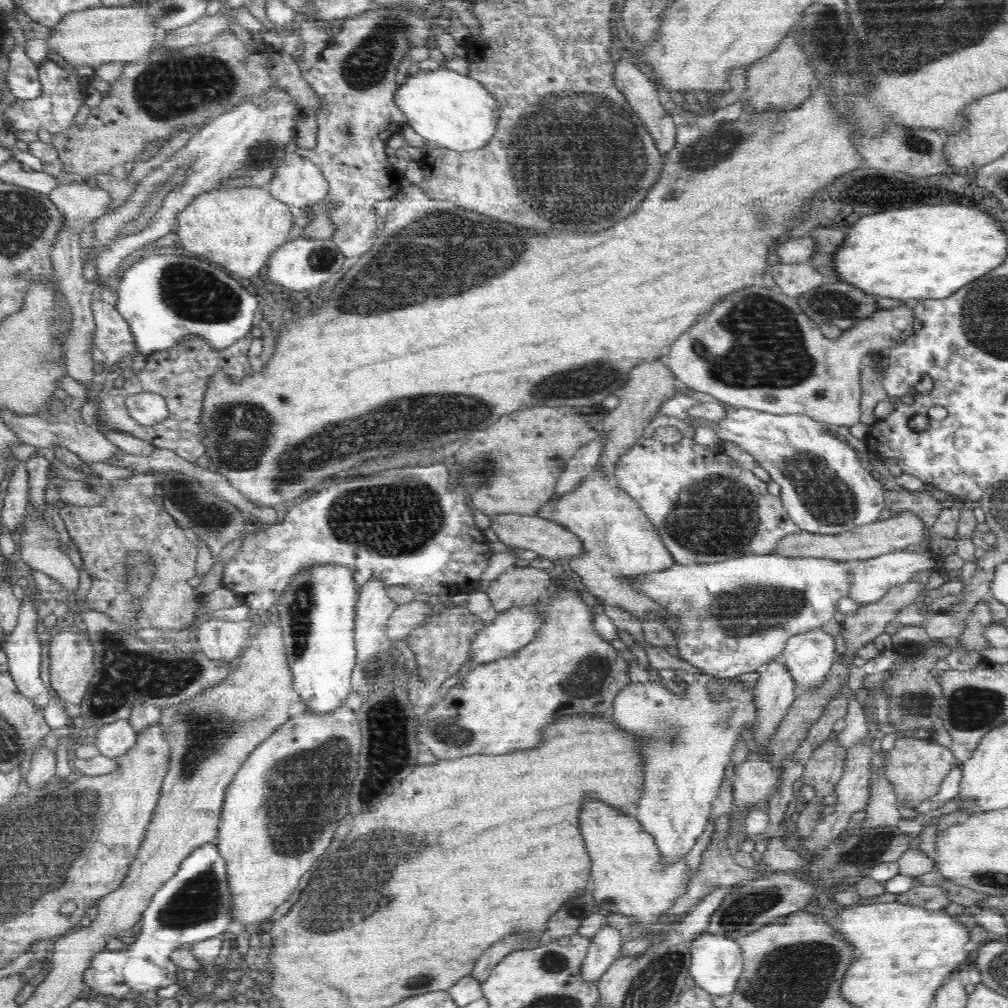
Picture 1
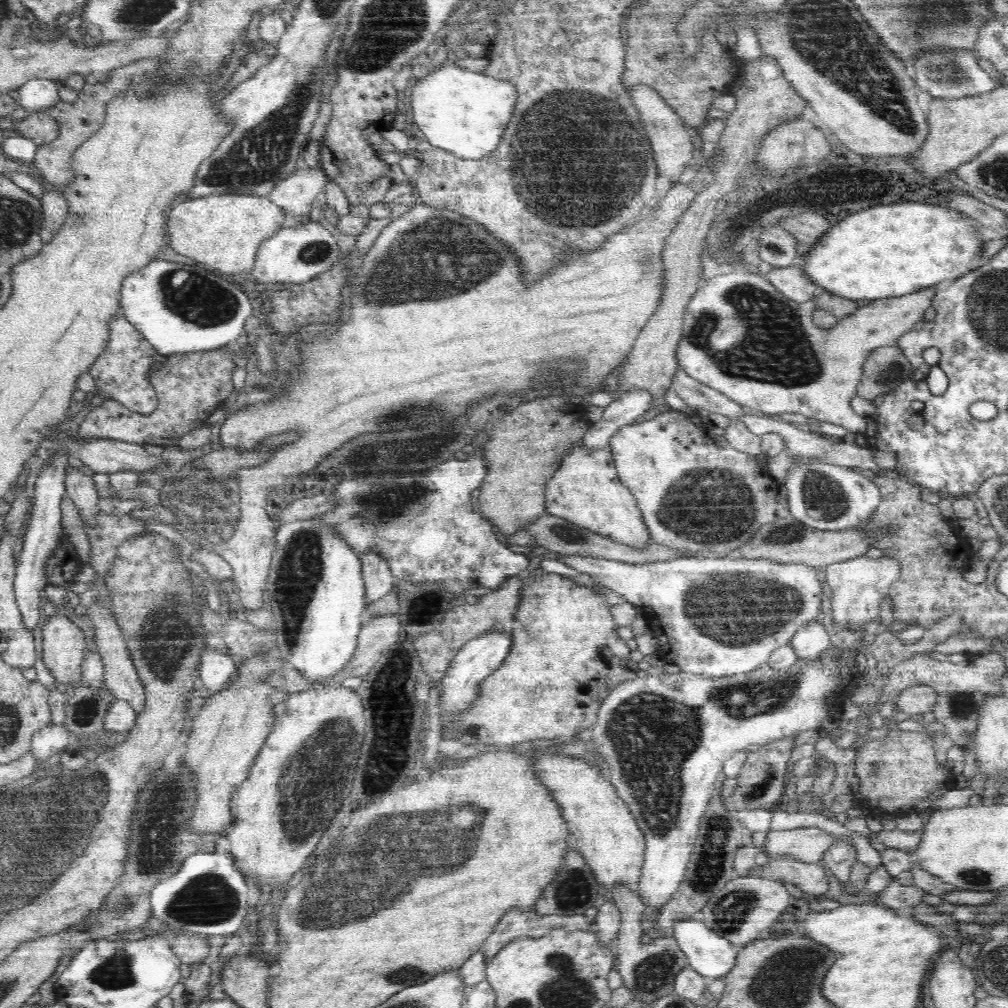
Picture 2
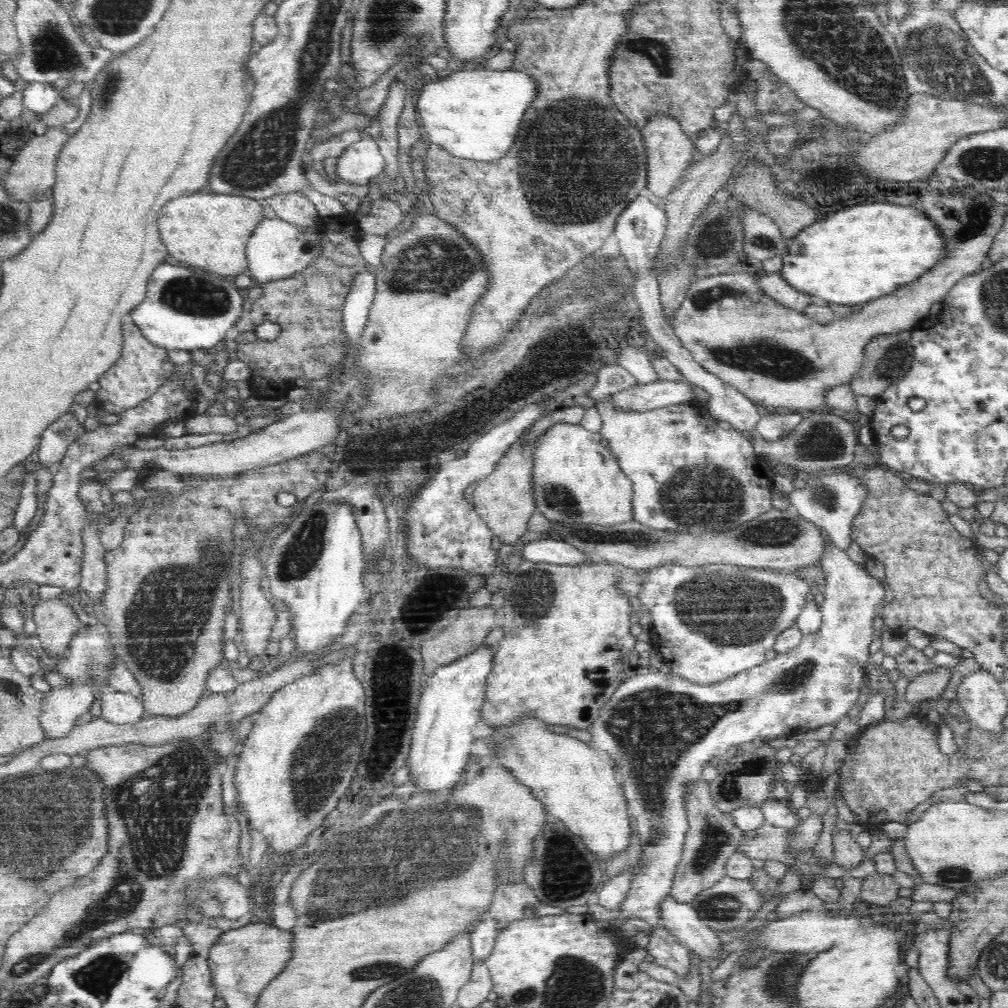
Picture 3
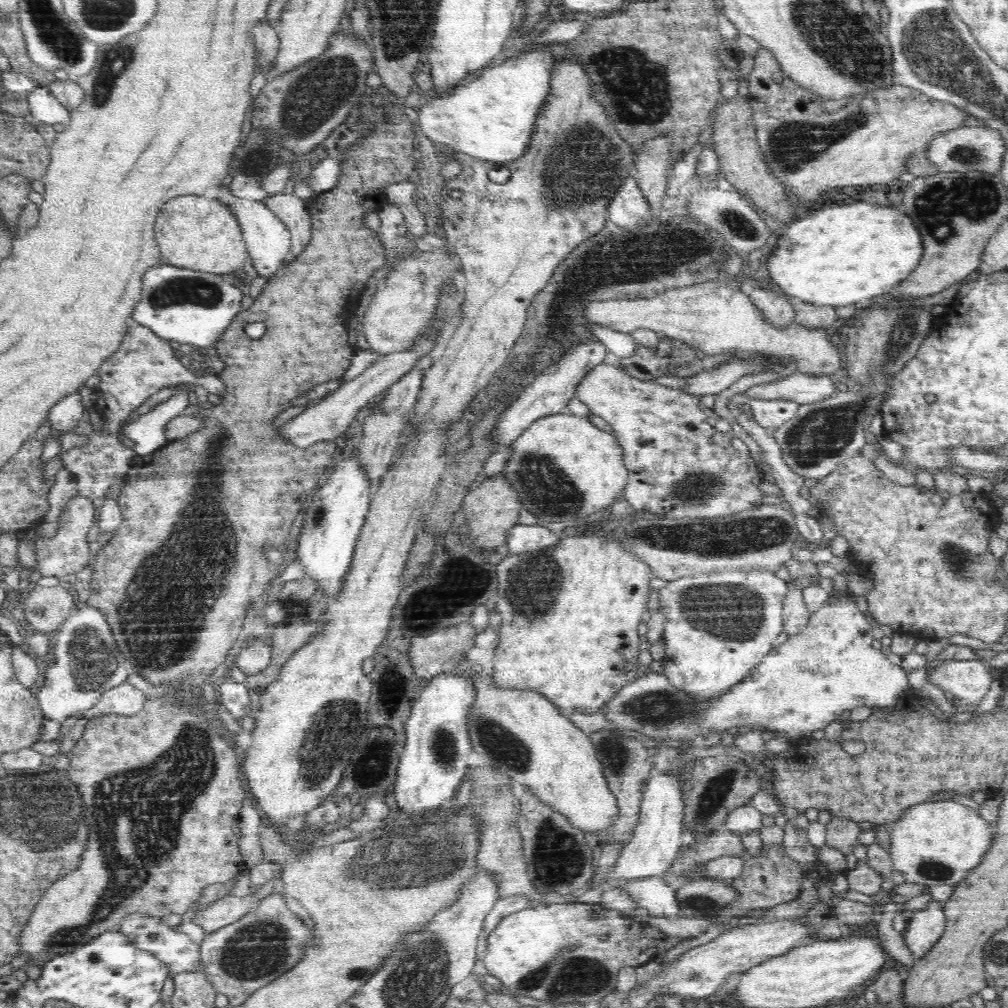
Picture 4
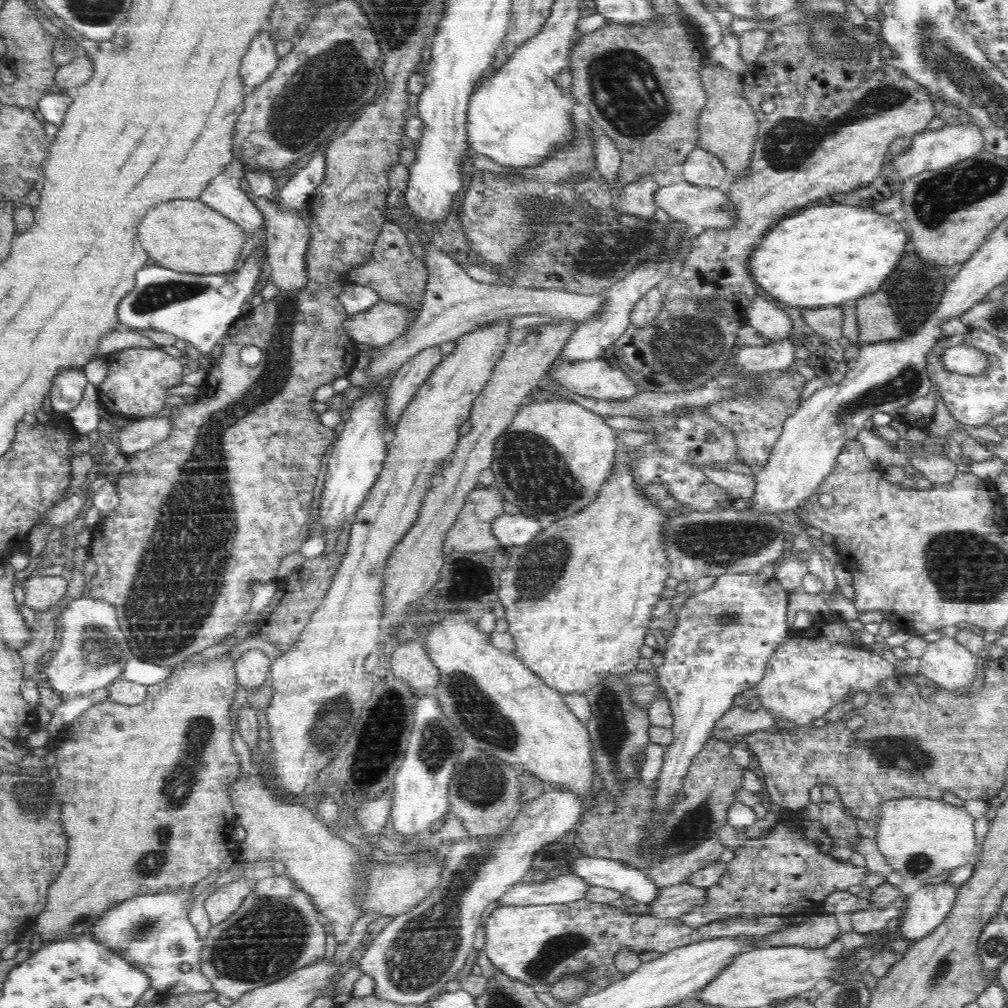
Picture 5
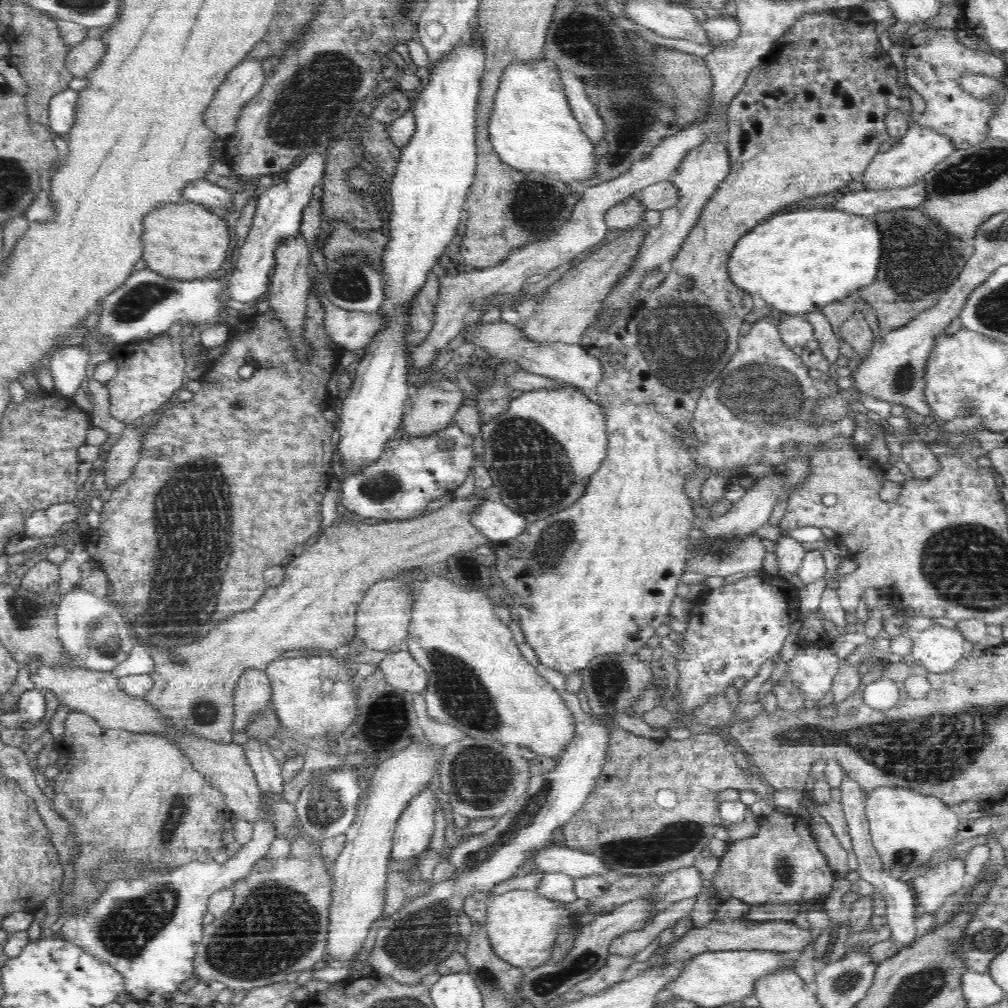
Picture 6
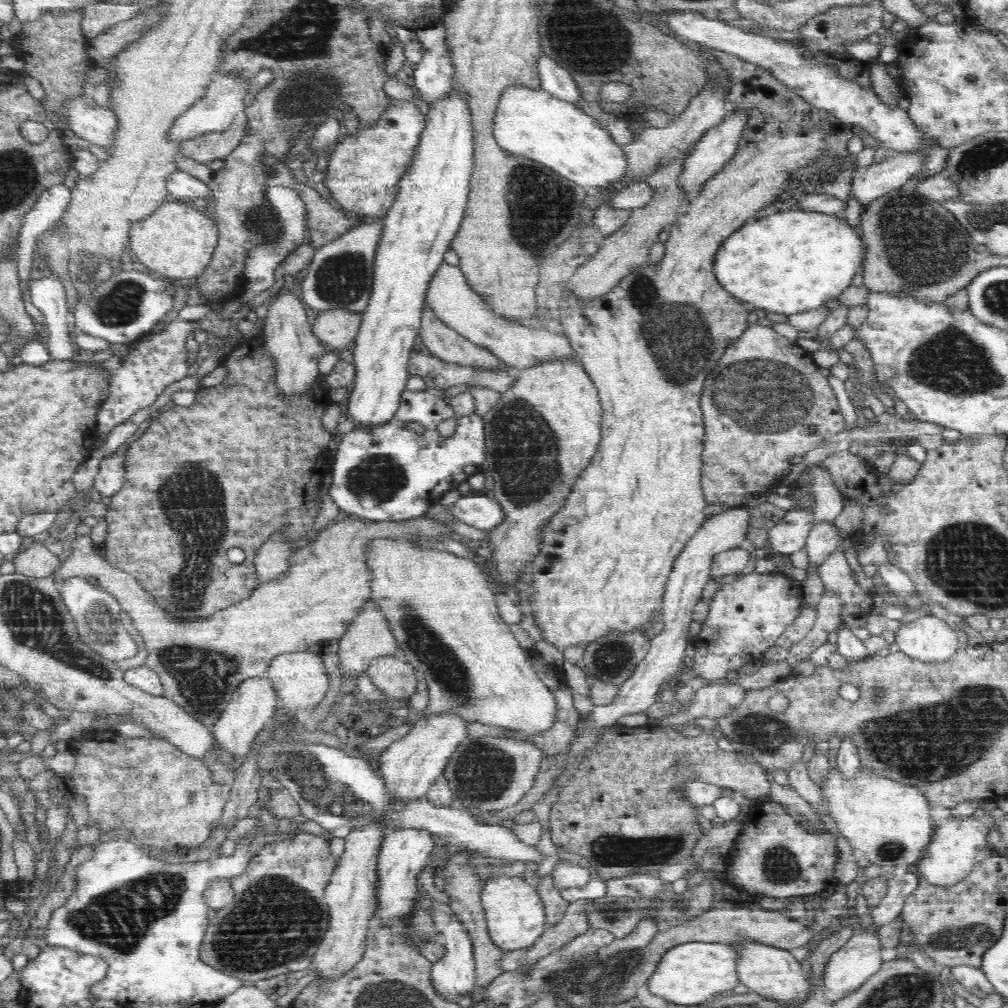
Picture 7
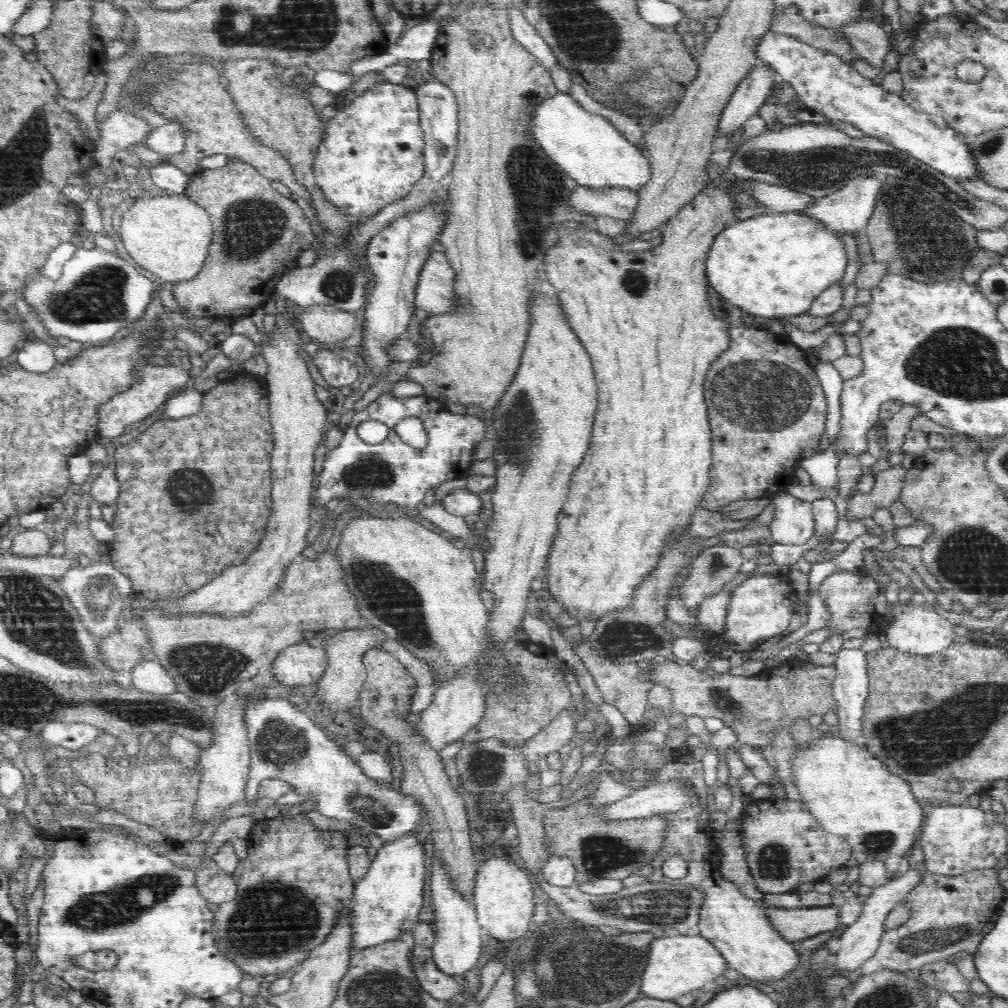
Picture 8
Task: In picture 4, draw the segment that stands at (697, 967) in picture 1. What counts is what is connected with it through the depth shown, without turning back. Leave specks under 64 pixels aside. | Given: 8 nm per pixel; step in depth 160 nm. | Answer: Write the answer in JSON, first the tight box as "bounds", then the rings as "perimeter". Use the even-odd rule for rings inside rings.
{"bounds":[622,873,681,917],"perimeter":[[[664,873],[638,879],[622,890],[626,890],[640,907],[646,908],[649,914],[654,916],[681,917],[676,892],[670,888]]]}

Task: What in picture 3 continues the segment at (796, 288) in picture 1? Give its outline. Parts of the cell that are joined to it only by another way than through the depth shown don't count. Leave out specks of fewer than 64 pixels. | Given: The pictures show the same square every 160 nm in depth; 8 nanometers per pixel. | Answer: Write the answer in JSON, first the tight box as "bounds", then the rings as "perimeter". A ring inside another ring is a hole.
{"bounds":[757,273,815,312],"perimeter":[[[768,273],[760,276],[757,281],[760,289],[770,298],[780,302],[782,306],[792,308],[792,310],[800,310],[802,312],[810,302],[815,301],[810,298],[810,295],[792,290],[792,286],[788,286],[788,282],[784,280],[780,273]]]}

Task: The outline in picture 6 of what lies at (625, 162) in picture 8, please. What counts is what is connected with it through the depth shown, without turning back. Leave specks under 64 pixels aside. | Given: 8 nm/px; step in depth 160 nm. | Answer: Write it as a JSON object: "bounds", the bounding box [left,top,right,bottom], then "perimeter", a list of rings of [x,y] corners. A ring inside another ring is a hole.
{"bounds":[488,59,598,184],"perimeter":[[[545,59],[529,64],[507,64],[495,94],[495,106],[492,107],[491,119],[488,122],[488,137],[500,160],[514,169],[540,171],[564,180],[566,184],[584,182],[598,171],[592,140],[580,129],[580,124],[576,121],[560,81],[560,71]]]}

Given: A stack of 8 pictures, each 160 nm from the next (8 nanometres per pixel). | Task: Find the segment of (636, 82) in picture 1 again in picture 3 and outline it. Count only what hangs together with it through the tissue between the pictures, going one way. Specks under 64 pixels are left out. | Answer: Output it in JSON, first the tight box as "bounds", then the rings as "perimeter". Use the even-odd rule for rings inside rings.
{"bounds":[641,114,698,198],"perimeter":[[[656,114],[642,128],[641,136],[647,153],[647,194],[653,197],[668,198],[678,186],[683,170],[687,170],[698,156],[695,143],[682,131],[681,125],[670,115]]]}

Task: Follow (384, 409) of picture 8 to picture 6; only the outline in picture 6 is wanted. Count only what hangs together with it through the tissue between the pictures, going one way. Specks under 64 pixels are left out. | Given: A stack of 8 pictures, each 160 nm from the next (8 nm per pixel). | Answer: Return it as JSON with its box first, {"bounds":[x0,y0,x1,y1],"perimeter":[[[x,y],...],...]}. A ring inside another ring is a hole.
{"bounds":[342,423,482,518],"perimeter":[[[456,423],[448,424],[448,428],[441,429],[436,433],[425,433],[424,436],[407,436],[404,428],[398,428],[396,436],[388,440],[384,446],[384,452],[374,464],[365,465],[360,474],[346,476],[342,482],[342,505],[346,510],[356,512],[360,518],[414,518],[418,514],[422,516],[426,506],[432,500],[438,501],[441,497],[447,497],[454,491],[468,476],[472,464],[478,466],[482,460],[476,460],[474,450],[472,450],[472,436],[464,434],[460,428],[456,428]],[[451,440],[450,448],[446,451],[440,450],[440,443]]]}

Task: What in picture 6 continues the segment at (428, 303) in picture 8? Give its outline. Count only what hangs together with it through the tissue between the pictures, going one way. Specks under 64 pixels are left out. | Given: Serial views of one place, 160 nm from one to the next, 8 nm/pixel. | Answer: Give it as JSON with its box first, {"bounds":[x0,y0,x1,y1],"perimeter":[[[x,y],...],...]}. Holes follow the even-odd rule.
{"bounds":[466,322,600,390],"perimeter":[[[492,322],[488,323],[488,326],[470,326],[466,338],[470,342],[482,346],[488,354],[502,358],[502,361],[518,363],[528,373],[569,382],[577,388],[587,390],[596,390],[596,386],[600,384],[600,361],[588,356],[580,344],[564,344],[560,341],[552,342],[552,344],[540,344],[539,341],[528,340],[527,336],[523,335],[522,328],[516,328],[516,326],[504,322],[500,322],[500,324]]]}

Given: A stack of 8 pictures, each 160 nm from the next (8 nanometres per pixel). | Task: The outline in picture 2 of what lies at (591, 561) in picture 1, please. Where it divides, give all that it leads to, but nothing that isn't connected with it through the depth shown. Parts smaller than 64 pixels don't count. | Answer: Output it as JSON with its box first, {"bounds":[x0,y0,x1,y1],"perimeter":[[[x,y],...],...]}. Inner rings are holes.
{"bounds":[545,440,650,548],"perimeter":[[[582,440],[557,462],[556,472],[545,485],[546,514],[564,518],[600,536],[631,546],[644,548],[650,542],[650,533],[642,518],[632,491],[620,482],[610,445],[587,448]]]}

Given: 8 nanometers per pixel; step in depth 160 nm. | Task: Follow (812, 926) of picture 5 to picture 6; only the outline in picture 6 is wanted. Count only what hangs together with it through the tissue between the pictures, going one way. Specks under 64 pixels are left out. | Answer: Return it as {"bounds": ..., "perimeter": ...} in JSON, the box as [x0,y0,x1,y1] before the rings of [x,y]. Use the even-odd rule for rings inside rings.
{"bounds":[664,916,817,963],"perimeter":[[[724,916],[714,918],[708,926],[690,930],[678,944],[672,946],[668,956],[664,956],[664,962],[685,963],[690,957],[700,952],[714,952],[716,950],[757,950],[772,951],[794,955],[801,952],[810,942],[814,942],[817,931],[802,929],[791,921],[766,921],[752,922],[745,917]]]}

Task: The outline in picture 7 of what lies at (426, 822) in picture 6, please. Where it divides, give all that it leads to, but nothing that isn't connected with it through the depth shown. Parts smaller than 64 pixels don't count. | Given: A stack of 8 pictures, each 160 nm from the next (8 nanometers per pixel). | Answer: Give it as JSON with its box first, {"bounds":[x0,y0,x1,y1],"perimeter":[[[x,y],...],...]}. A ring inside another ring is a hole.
{"bounds":[376,829,434,924],"perimeter":[[[402,829],[386,834],[380,846],[380,852],[376,856],[377,876],[377,906],[376,916],[384,920],[384,924],[390,924],[392,920],[406,918],[414,906],[414,898],[418,894],[416,876],[424,868],[426,862],[430,862],[429,854],[434,848],[434,838],[431,832],[422,829]]]}

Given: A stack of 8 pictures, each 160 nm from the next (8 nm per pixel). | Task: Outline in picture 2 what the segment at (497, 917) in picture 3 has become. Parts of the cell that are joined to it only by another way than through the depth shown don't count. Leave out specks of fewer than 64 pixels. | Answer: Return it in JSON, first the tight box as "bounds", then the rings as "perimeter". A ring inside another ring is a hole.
{"bounds":[482,910,590,964],"perimeter":[[[512,910],[504,916],[504,920],[498,922],[496,930],[492,936],[482,944],[485,963],[490,964],[494,956],[510,944],[514,938],[520,936],[530,936],[530,938],[540,938],[548,934],[554,928],[565,927],[566,929],[588,930],[590,931],[590,920],[584,915],[560,916],[548,914],[548,916],[538,916],[536,912],[520,912]]]}

